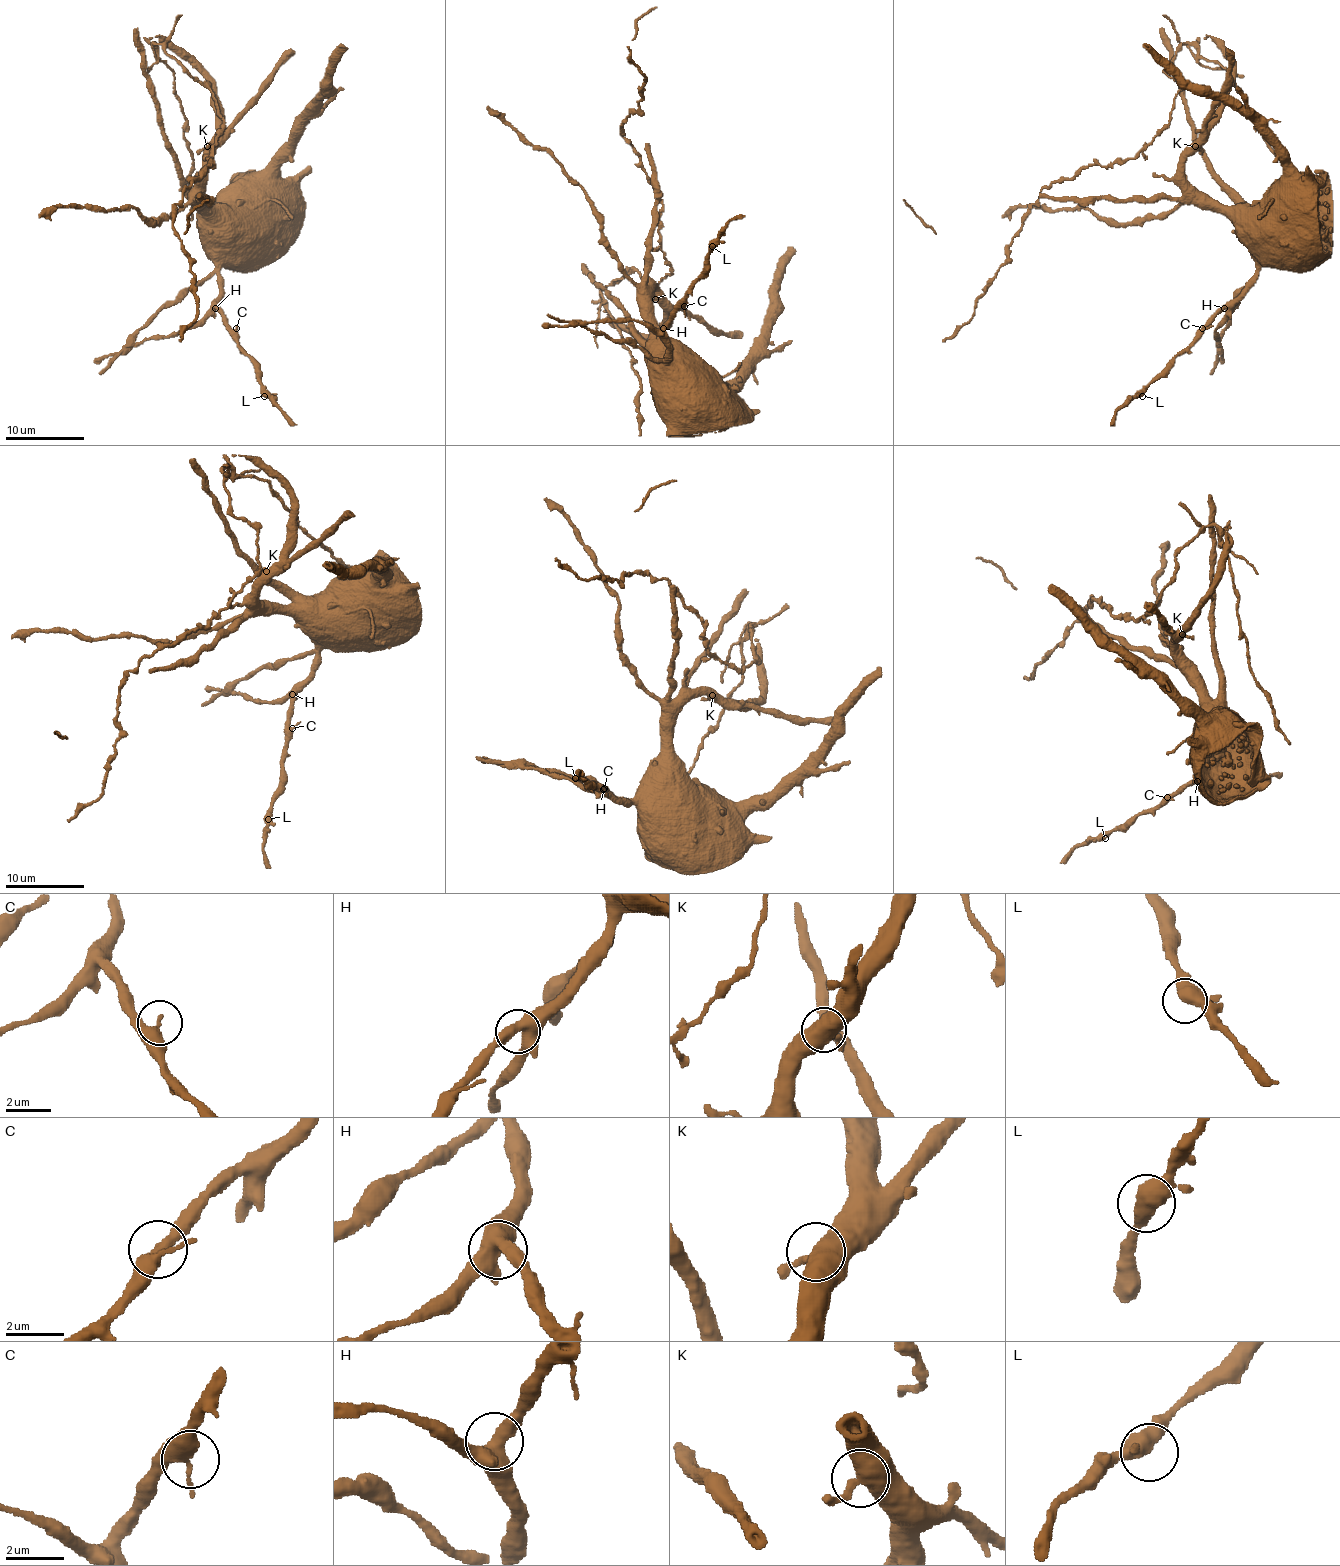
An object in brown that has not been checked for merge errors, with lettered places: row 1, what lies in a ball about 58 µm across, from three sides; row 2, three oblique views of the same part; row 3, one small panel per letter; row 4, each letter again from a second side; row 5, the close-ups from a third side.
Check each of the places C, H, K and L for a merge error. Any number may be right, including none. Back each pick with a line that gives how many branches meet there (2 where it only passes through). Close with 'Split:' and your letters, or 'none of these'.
Split: none of these

